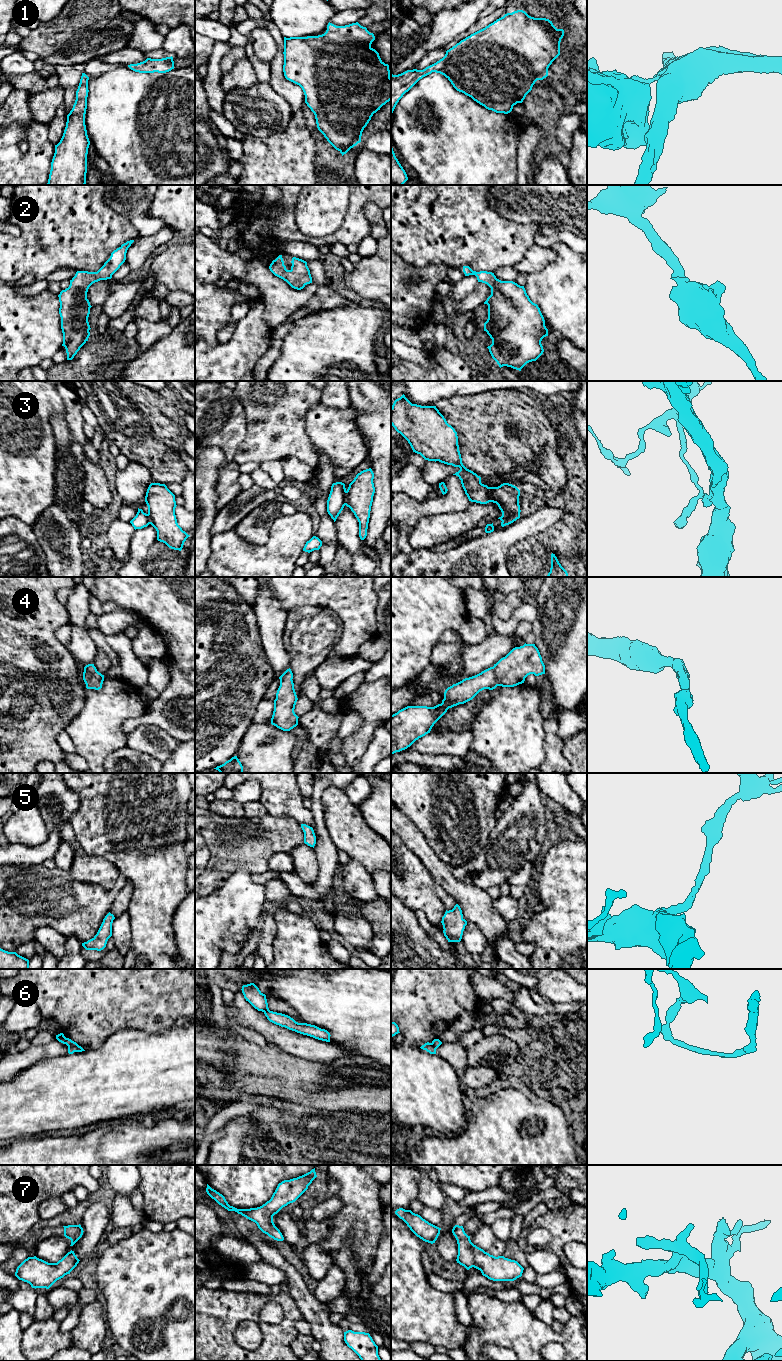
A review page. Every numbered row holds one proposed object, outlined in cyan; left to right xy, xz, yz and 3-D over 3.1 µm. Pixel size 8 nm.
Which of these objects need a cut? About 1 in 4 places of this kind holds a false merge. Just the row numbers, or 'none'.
3, 6

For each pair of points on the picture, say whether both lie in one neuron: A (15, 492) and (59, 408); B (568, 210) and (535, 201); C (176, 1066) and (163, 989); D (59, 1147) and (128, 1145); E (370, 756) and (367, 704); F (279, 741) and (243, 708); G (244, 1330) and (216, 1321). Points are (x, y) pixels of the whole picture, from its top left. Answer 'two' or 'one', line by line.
A: one
B: one
C: two
D: one
E: two
F: two
G: two

